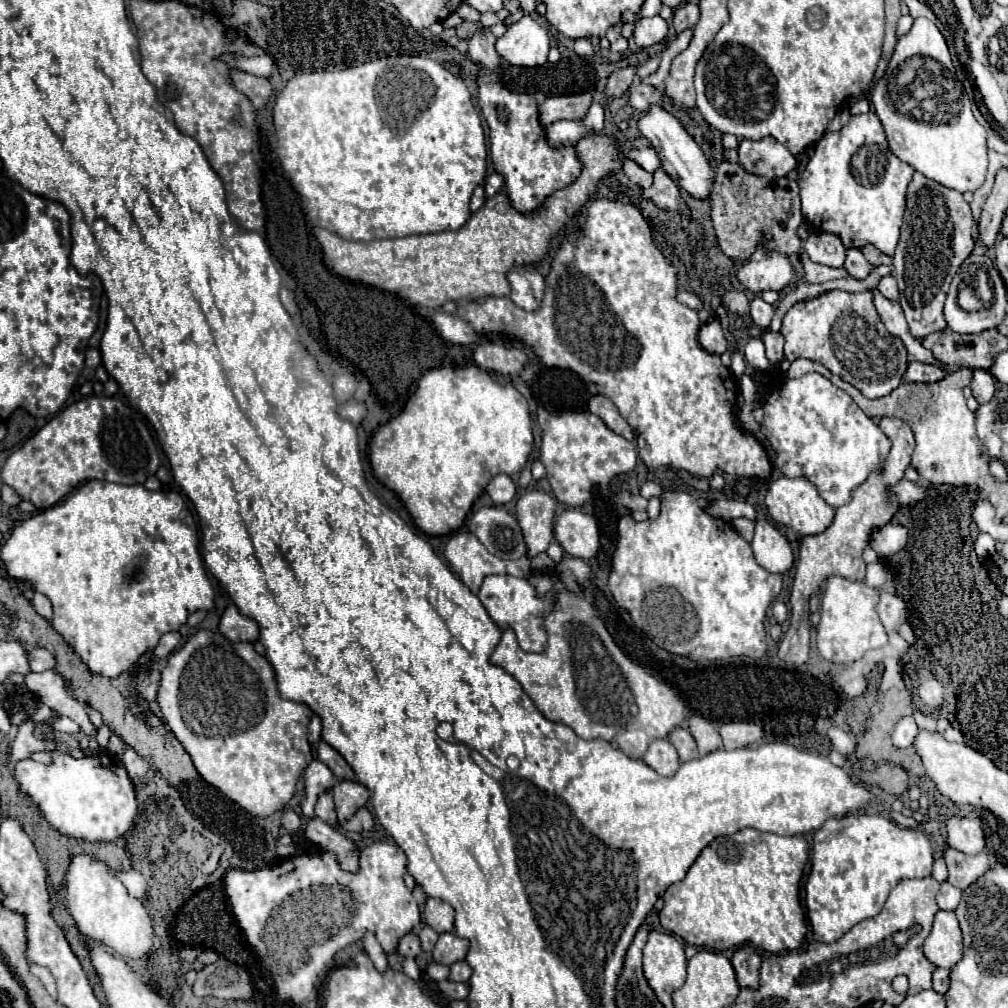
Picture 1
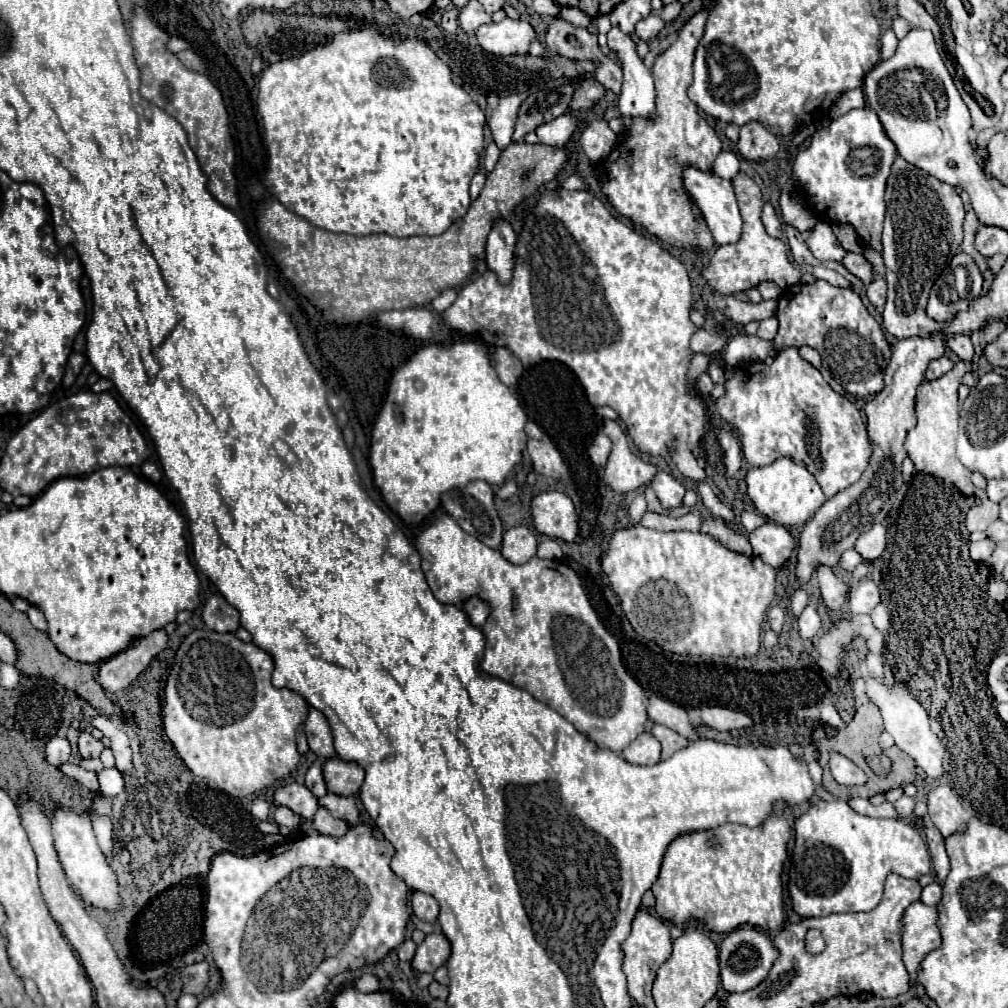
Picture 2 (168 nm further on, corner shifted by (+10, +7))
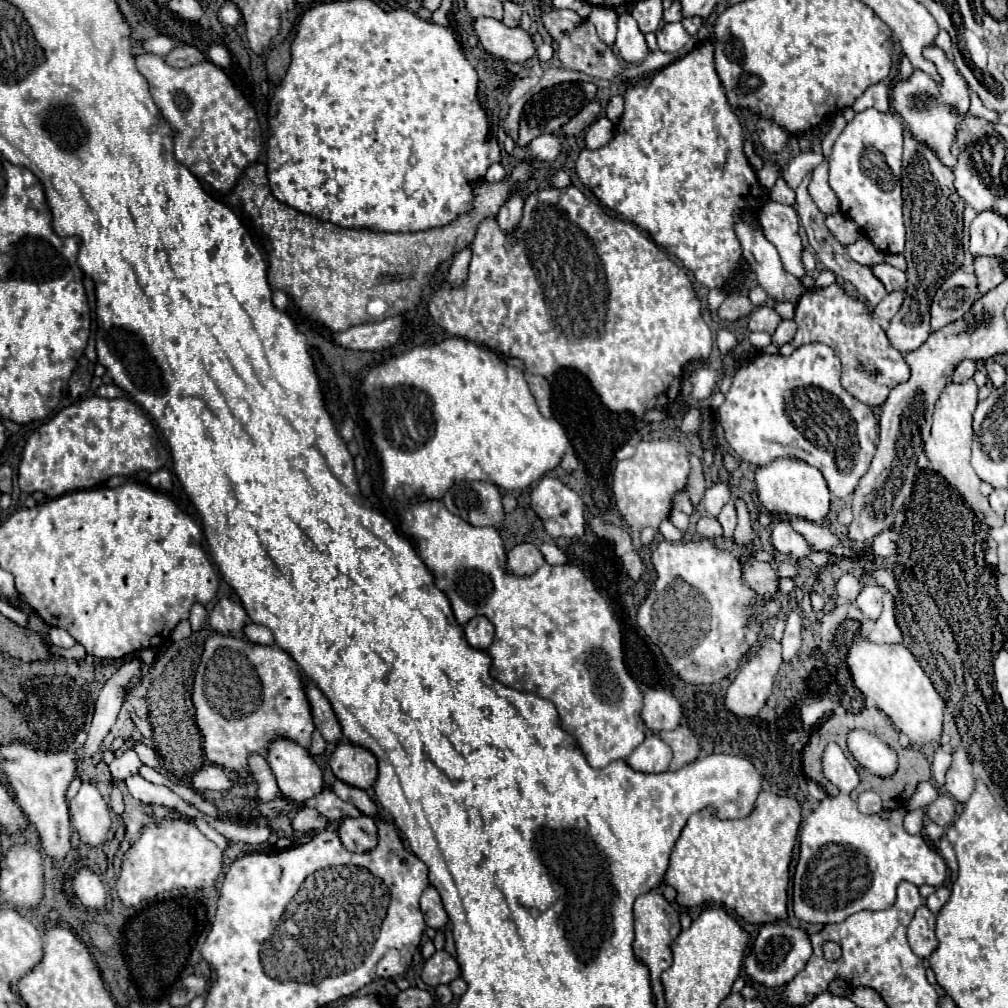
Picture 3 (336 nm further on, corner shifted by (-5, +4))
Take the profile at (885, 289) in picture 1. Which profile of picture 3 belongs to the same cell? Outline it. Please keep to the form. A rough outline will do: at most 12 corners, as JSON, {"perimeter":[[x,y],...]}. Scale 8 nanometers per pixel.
{"perimeter":[[890,292],[874,308],[880,320],[892,320],[904,292]]}

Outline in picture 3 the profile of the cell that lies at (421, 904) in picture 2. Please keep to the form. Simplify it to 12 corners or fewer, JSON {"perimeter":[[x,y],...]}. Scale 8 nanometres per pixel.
{"perimeter":[[428,886],[420,898],[428,926],[442,930],[448,914],[440,894]]}

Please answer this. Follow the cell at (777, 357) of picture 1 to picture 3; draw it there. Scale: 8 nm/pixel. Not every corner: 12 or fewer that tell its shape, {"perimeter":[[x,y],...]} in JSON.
{"perimeter":[[782,320],[772,334],[772,344],[788,344],[796,334],[794,320]]}

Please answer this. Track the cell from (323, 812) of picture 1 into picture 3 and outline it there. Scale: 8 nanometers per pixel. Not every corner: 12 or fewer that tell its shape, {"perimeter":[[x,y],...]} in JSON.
{"perimeter":[[344,818],[338,828],[350,852],[372,850],[376,820]]}

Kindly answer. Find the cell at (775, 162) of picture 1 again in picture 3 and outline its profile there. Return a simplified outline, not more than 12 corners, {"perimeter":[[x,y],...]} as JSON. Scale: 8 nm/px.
{"perimeter":[[758,120],[764,152],[778,154],[788,134],[772,120]]}

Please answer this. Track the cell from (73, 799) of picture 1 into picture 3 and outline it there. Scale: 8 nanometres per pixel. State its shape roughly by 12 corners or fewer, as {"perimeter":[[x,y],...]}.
{"perimeter":[[84,782],[70,800],[82,846],[100,848],[112,826],[110,806]]}

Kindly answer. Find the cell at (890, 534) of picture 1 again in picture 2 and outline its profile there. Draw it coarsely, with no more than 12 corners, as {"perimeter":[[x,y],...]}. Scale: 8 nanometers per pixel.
{"perimeter":[[873,525],[855,543],[865,561],[875,561],[887,545],[883,525]]}

